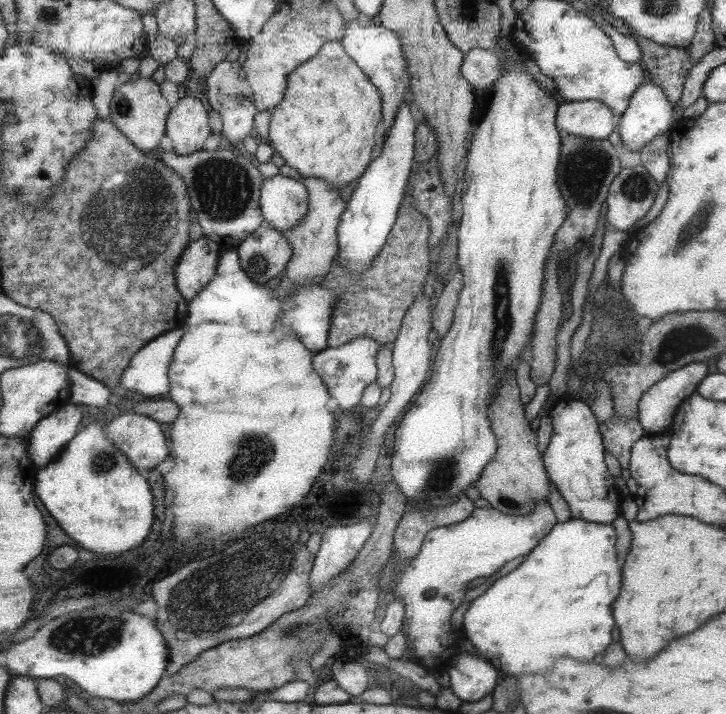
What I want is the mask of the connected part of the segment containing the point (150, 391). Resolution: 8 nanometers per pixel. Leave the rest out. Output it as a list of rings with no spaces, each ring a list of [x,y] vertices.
[[[174,328],[141,347],[120,376],[121,388],[149,398],[165,397],[170,389],[168,366],[180,336],[180,328]]]

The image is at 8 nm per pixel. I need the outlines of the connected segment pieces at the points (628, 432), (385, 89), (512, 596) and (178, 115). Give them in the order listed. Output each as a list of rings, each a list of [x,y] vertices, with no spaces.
[[[611,416],[603,424],[598,424],[598,429],[604,450],[608,450],[618,460],[621,469],[626,469],[632,444],[645,435],[638,420]]]
[[[367,18],[363,21],[346,21],[345,32],[339,42],[345,48],[348,56],[352,57],[355,63],[365,73],[365,76],[368,76],[368,79],[376,85],[378,91],[382,94],[384,116],[381,125],[382,135],[384,137],[386,132],[391,129],[391,125],[395,121],[395,116],[397,116],[397,110],[407,100],[407,92],[409,92],[407,88],[409,88],[410,76],[406,69],[408,68],[408,62],[402,51],[400,37],[389,29],[383,28],[381,25],[375,26],[371,22],[371,19]]]
[[[569,518],[567,521],[554,524],[551,530],[532,548],[527,557],[523,560],[515,570],[511,570],[507,576],[499,578],[487,592],[483,592],[481,596],[477,596],[471,606],[467,608],[465,616],[463,616],[463,638],[466,638],[471,644],[477,648],[479,656],[485,658],[485,662],[493,664],[500,674],[501,672],[509,672],[509,674],[543,674],[549,672],[555,664],[557,658],[571,658],[577,662],[589,662],[591,656],[601,654],[609,640],[611,640],[611,628],[613,628],[613,618],[611,618],[611,602],[615,600],[615,596],[619,594],[619,580],[621,580],[621,565],[620,558],[616,556],[616,531],[611,524],[595,524],[580,518]]]
[[[195,95],[176,102],[165,124],[165,136],[171,140],[175,154],[187,155],[202,150],[203,142],[210,136],[207,114]]]

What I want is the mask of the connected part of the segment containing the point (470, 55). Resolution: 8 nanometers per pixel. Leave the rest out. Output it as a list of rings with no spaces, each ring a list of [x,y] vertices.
[[[472,48],[465,54],[462,76],[475,90],[487,90],[502,74],[500,59],[494,50]]]

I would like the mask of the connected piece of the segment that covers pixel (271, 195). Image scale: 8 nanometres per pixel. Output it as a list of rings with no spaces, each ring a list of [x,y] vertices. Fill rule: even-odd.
[[[277,174],[261,183],[259,208],[265,224],[285,232],[308,214],[308,190],[293,178]]]

